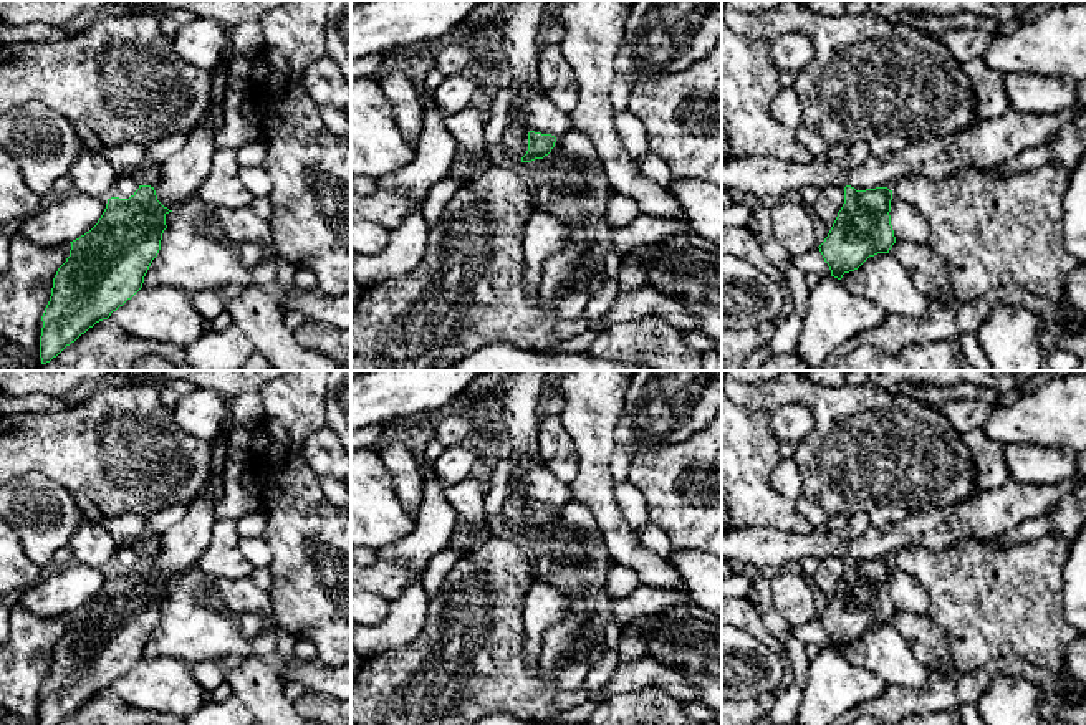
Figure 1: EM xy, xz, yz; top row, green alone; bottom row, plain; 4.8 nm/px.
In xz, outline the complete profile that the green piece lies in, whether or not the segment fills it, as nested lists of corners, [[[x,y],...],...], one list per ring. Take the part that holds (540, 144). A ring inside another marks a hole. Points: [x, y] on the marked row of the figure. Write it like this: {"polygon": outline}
{"polygon": [[[528,132],[528,151],[520,169],[530,179],[535,209],[568,227],[568,242],[543,265],[536,296],[546,313],[565,319],[579,318],[589,300],[589,283],[604,270],[604,258],[613,252],[614,228],[606,222],[604,210],[614,190],[599,159],[586,161],[574,156],[551,134]]]}

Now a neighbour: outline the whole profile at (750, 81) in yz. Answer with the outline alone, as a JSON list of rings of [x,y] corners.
[[[722,22],[722,118],[732,156],[765,156],[801,164],[814,161],[796,131],[770,114],[780,91],[770,40],[752,40]]]

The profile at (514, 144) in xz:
[[[512,0],[503,12],[503,55],[507,83],[515,89],[508,109],[508,127],[497,149],[502,166],[521,172],[521,157],[528,151],[530,127],[523,122],[520,106],[543,93],[538,76],[538,25],[543,20],[546,0]]]

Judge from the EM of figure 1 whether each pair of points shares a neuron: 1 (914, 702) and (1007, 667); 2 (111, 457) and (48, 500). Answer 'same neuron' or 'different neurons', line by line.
1: same neuron
2: different neurons

